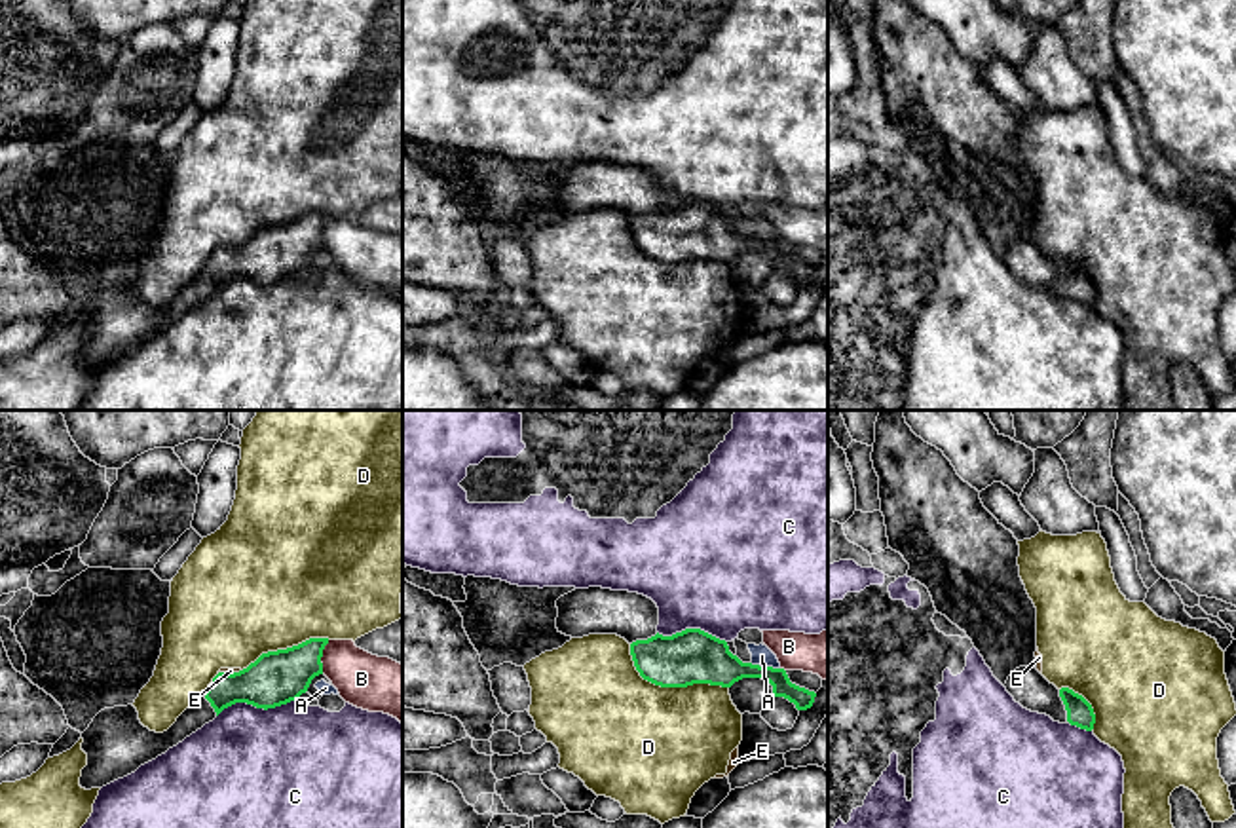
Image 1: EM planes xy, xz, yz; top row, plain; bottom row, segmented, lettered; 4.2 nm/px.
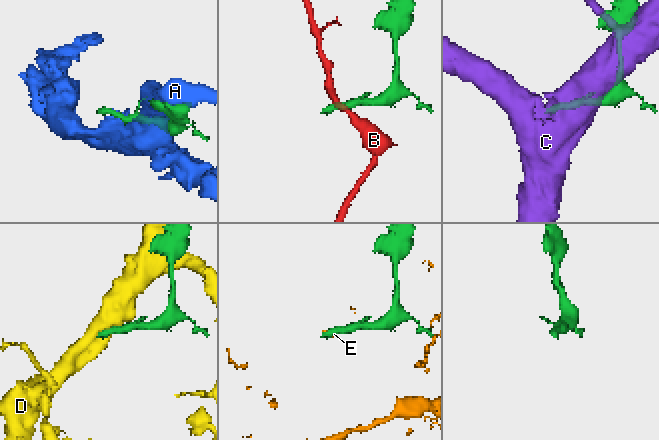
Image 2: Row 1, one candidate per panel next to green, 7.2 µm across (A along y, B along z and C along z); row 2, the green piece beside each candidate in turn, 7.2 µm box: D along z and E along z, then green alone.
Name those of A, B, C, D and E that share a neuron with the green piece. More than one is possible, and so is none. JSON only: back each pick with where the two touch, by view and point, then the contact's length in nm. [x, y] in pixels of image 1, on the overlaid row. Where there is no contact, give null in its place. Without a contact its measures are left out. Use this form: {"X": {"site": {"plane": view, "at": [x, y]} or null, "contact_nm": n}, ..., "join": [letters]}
{"join": []}

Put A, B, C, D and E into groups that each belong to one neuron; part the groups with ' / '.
A / B / C / D E

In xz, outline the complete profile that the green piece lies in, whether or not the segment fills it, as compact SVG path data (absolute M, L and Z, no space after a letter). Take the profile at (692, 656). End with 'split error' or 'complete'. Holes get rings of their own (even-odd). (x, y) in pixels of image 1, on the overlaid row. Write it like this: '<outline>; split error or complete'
M602 587L575 589L556 600L558 632L583 638L617 634L630 644L640 676L661 687L710 684L731 687L742 678L761 678L797 710L813 706L816 693L790 682L784 668L742 663L720 640L701 629L685 629L672 636L657 632L659 608L638 593Z; split error

